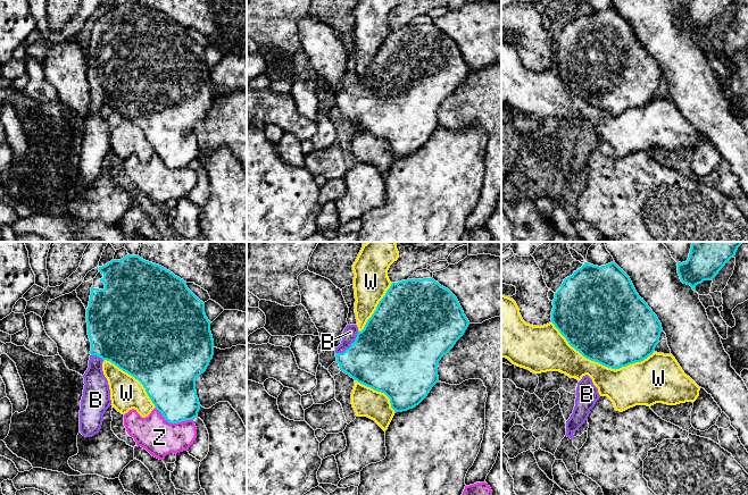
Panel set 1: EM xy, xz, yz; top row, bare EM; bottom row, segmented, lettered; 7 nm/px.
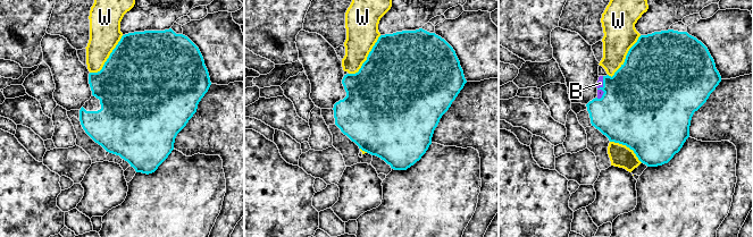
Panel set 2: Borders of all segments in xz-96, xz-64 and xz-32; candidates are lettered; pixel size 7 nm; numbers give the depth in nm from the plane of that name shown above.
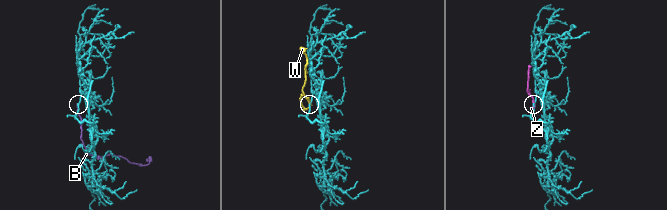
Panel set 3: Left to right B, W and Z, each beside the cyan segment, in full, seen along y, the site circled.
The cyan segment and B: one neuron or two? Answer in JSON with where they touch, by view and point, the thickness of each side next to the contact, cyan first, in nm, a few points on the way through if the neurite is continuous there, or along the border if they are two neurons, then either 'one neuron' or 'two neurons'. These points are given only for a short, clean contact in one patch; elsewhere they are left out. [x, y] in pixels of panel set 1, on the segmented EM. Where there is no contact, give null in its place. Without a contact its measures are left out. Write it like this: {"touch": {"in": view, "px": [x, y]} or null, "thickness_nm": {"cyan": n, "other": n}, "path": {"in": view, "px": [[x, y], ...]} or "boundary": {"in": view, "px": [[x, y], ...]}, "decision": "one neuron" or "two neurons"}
{"touch": {"in": "xz", "px": [350, 345]}, "thickness_nm": {"cyan": 480, "other": 100}, "path": {"in": "xz", "px": [[384, 354], [362, 354], [350, 345], [350, 332]]}, "decision": "one neuron"}

